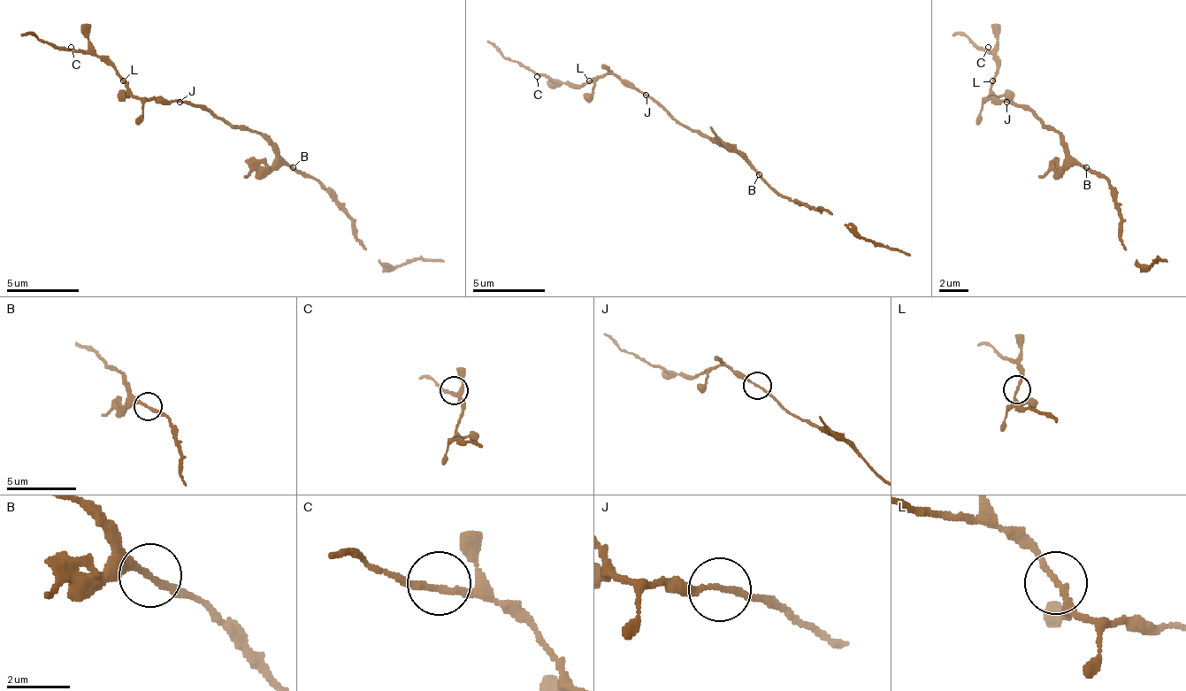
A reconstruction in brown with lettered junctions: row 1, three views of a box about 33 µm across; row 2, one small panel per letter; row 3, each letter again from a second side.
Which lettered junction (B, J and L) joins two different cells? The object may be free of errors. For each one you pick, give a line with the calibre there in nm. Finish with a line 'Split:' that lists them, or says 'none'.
Split: none

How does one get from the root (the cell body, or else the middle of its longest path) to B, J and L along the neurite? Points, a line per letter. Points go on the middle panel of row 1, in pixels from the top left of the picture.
B: (711, 138), (733, 149), (759, 174)
J: (711, 138), (704, 138), (683, 127), (646, 95)
L: (711, 138), (704, 138), (683, 127), (661, 105), (646, 95), (628, 88), (609, 72), (599, 80), (588, 80)

